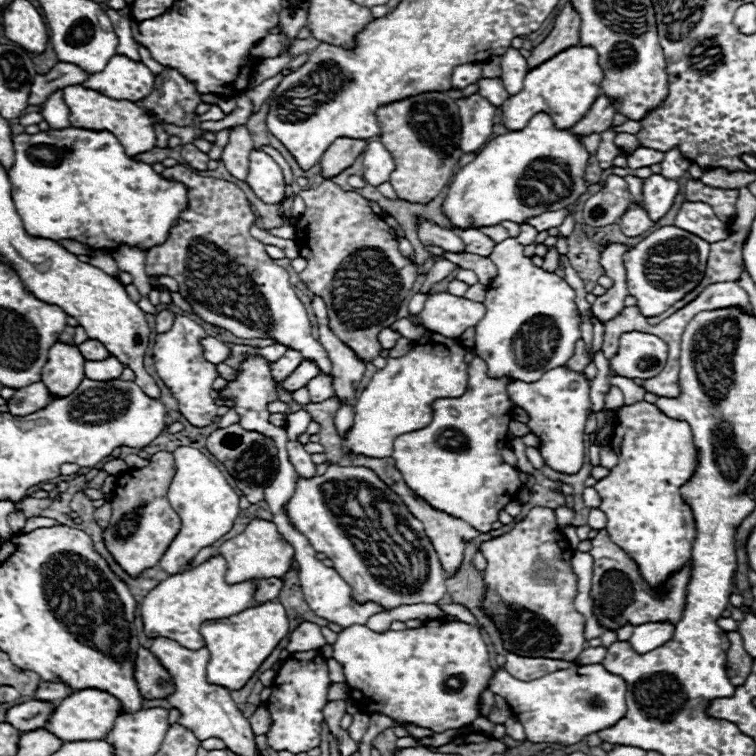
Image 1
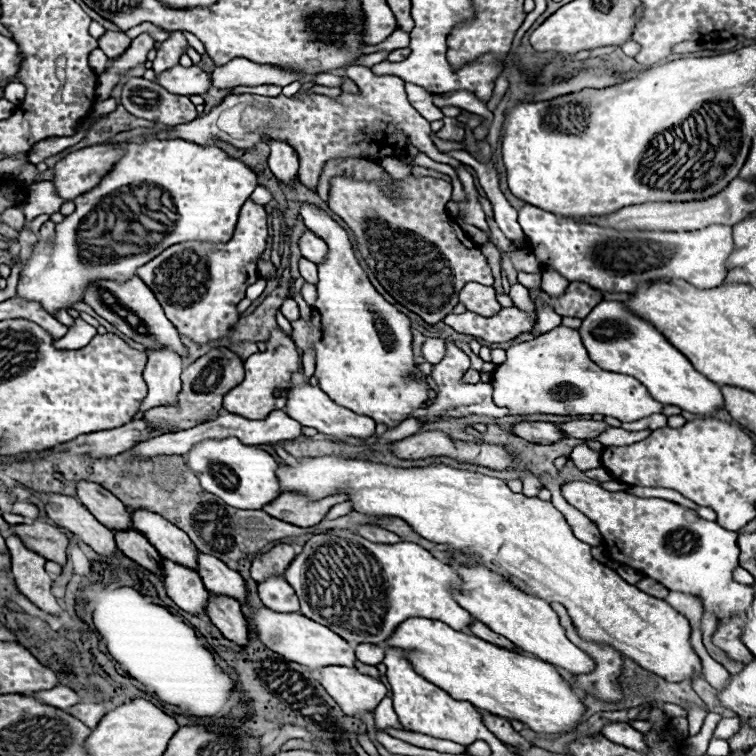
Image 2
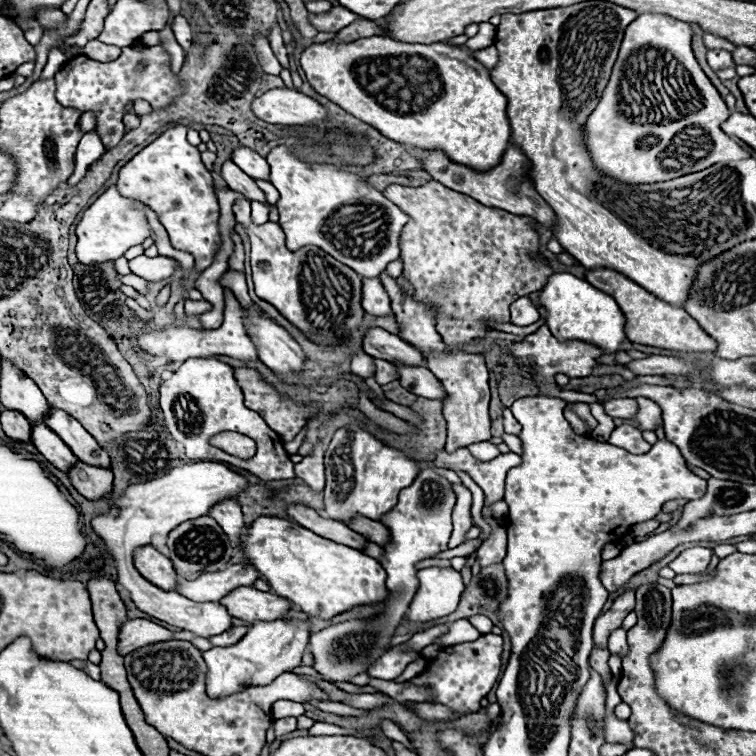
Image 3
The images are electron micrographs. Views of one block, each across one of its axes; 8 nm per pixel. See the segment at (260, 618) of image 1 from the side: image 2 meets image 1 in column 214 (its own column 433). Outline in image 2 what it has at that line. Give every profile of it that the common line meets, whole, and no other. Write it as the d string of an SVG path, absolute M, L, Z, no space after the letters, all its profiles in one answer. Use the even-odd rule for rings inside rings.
M406 618L404 622L398 624L394 634L386 640L388 646L404 650L408 662L414 666L416 672L420 672L422 678L428 682L436 684L444 692L448 692L456 700L468 700L480 710L488 710L496 716L502 718L514 718L530 726L534 732L542 734L560 734L560 732L570 732L578 722L580 716L584 714L582 702L572 694L568 684L562 680L562 676L556 672L554 666L538 660L538 658L528 658L504 648L498 648L492 642L486 642L482 638L476 638L474 634L466 634L460 630L452 630L444 622L438 620L428 620L428 618Z

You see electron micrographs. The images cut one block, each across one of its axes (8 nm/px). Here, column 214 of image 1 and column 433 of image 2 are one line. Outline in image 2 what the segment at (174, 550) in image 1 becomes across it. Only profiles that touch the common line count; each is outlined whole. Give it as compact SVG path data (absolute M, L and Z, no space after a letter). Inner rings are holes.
M322 456L322 458L302 458L298 460L296 466L280 466L278 468L278 478L280 478L280 484L282 484L282 492L302 492L306 494L310 500L318 500L318 498L324 498L328 494L336 494L336 492L348 492L350 494L350 500L354 502L354 510L358 512L364 512L364 514L384 514L384 516L398 516L402 520L406 520L420 536L436 542L436 544L448 544L450 550L460 550L460 548L470 548L472 552L478 552L482 556L482 562L502 574L504 578L508 578L514 586L520 586L520 590L524 590L526 594L534 594L546 602L560 602L566 610L568 610L568 616L572 618L572 624L576 626L576 632L584 638L584 640L592 640L592 642L604 642L604 646L612 646L614 650L618 650L622 656L628 656L632 660L636 660L638 666L644 666L646 670L662 676L664 680L668 682L682 682L682 680L698 680L702 678L702 666L700 666L700 658L698 654L694 652L692 644L690 644L690 624L688 620L676 612L668 602L664 600L656 600L652 596L648 596L646 592L638 590L636 586L624 582L614 570L610 570L608 566L600 564L598 560L592 558L590 554L590 544L586 542L580 542L578 538L574 538L570 526L566 524L566 520L562 518L562 514L550 504L550 502L544 502L540 498L528 498L524 494L514 494L508 484L504 480L498 480L498 478L490 478L490 476L482 476L482 474L476 474L476 472L468 472L468 470L456 470L452 466L444 466L444 464L438 464L438 466L426 466L426 468L408 468L408 470L402 470L402 468L392 468L392 466L384 466L384 464L374 464L374 462L368 462L368 460L352 460L352 458L340 458L340 456Z

